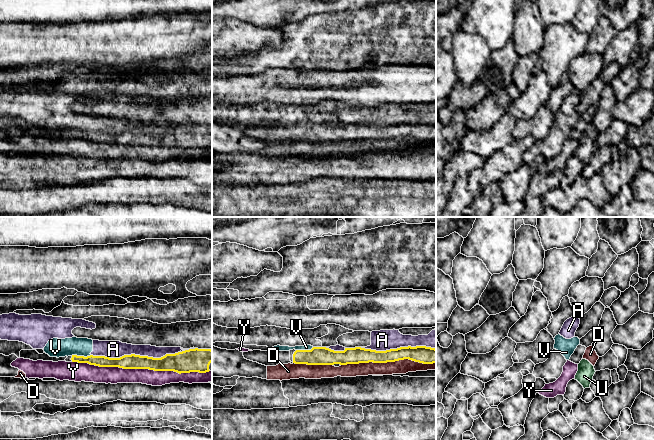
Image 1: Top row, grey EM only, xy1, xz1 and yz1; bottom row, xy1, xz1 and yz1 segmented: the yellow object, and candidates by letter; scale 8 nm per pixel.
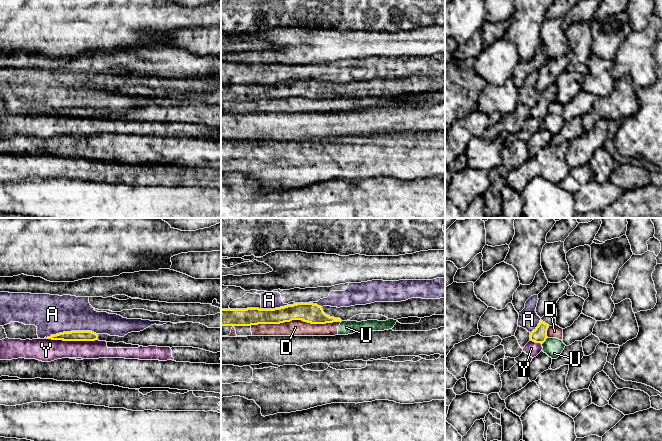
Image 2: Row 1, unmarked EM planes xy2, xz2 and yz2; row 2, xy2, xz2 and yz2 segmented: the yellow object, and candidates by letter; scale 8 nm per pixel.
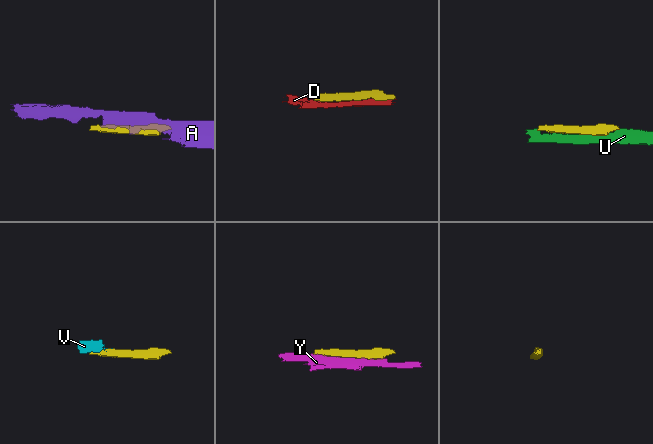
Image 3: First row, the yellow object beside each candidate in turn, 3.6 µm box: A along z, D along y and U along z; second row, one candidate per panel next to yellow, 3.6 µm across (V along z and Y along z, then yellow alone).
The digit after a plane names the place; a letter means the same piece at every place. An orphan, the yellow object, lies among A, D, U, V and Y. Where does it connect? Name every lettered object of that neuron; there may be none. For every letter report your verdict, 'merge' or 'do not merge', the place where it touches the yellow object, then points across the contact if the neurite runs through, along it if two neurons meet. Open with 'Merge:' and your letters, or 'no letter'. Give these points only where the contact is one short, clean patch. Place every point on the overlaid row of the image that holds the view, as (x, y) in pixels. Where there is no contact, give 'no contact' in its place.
Merge: no letter
A: do not merge | xy1 (135, 355)
D: do not merge | xz1 (388, 361)
U: do not merge | yz2 (545, 340)
V: do not merge | xy1 (80, 356) | along xy1 (90, 354), (86, 356), (71, 355)
Y: do not merge | xy1 (141, 368)

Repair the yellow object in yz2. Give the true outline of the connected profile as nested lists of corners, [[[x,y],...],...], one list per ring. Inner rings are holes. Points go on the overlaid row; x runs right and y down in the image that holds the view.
[[[540,321],[536,329],[530,333],[530,340],[535,343],[543,344],[548,338],[547,330],[548,330],[548,325],[545,322]]]

